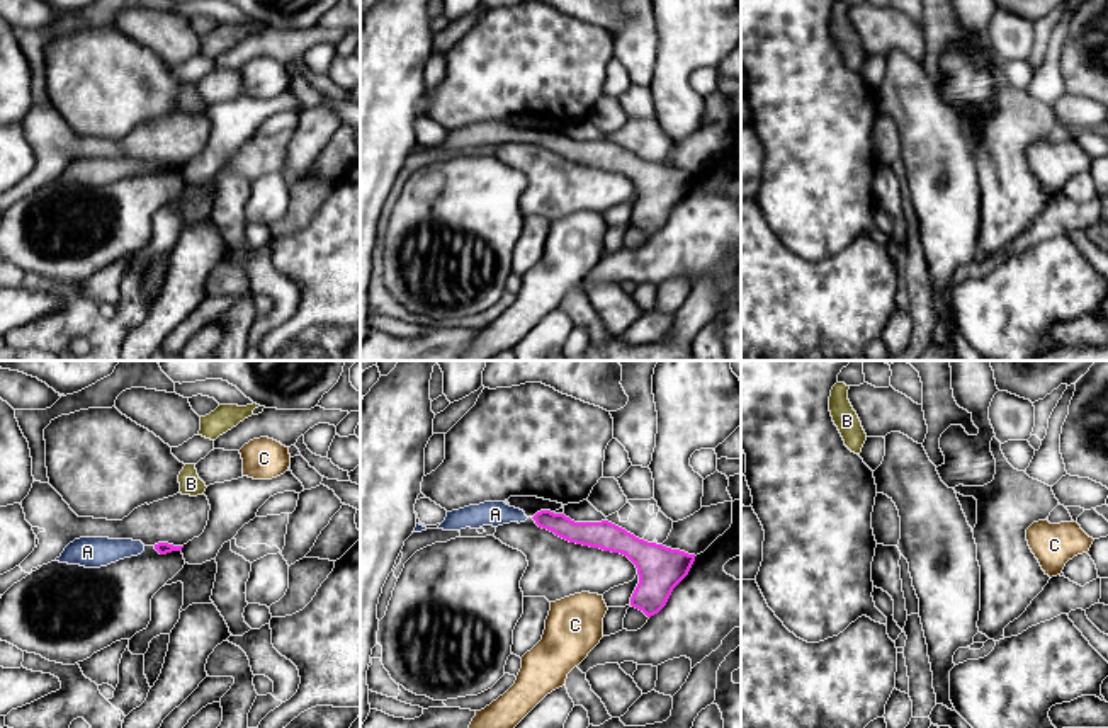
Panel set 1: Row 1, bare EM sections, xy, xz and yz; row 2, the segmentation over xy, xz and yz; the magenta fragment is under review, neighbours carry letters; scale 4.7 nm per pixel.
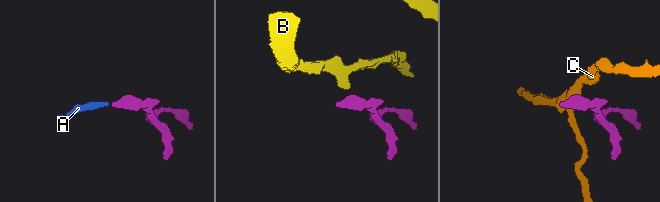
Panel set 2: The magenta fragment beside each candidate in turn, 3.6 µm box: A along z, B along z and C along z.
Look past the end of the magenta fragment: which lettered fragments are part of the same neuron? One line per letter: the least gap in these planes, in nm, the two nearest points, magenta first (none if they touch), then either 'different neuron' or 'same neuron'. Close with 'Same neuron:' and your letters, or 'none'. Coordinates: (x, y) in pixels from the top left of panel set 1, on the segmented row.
A: 20 nm | xz (532, 517), (527, 517) | same neuron
B: 240 nm | xy (167, 543), (182, 494) | different neuron
C: 110 nm | xz (631, 604), (607, 608) | different neuron
Same neuron: A

